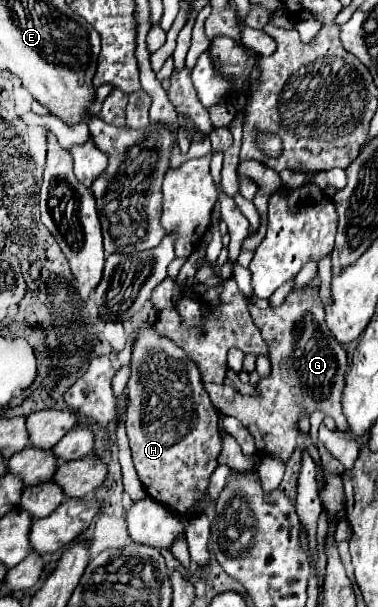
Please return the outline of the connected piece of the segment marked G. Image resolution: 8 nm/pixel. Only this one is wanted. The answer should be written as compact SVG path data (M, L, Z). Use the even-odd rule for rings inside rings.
M313 277L305 287L293 287L287 299L279 307L265 311L257 309L255 301L247 297L253 323L263 333L271 349L271 375L259 381L259 397L247 397L229 385L205 385L211 403L225 415L241 421L241 425L253 435L257 451L289 459L297 447L297 419L299 415L311 415L321 409L325 415L337 417L337 427L345 431L347 421L341 413L343 379L347 373L347 355L343 347L331 339L331 331L325 323L323 303L319 299L321 277Z

